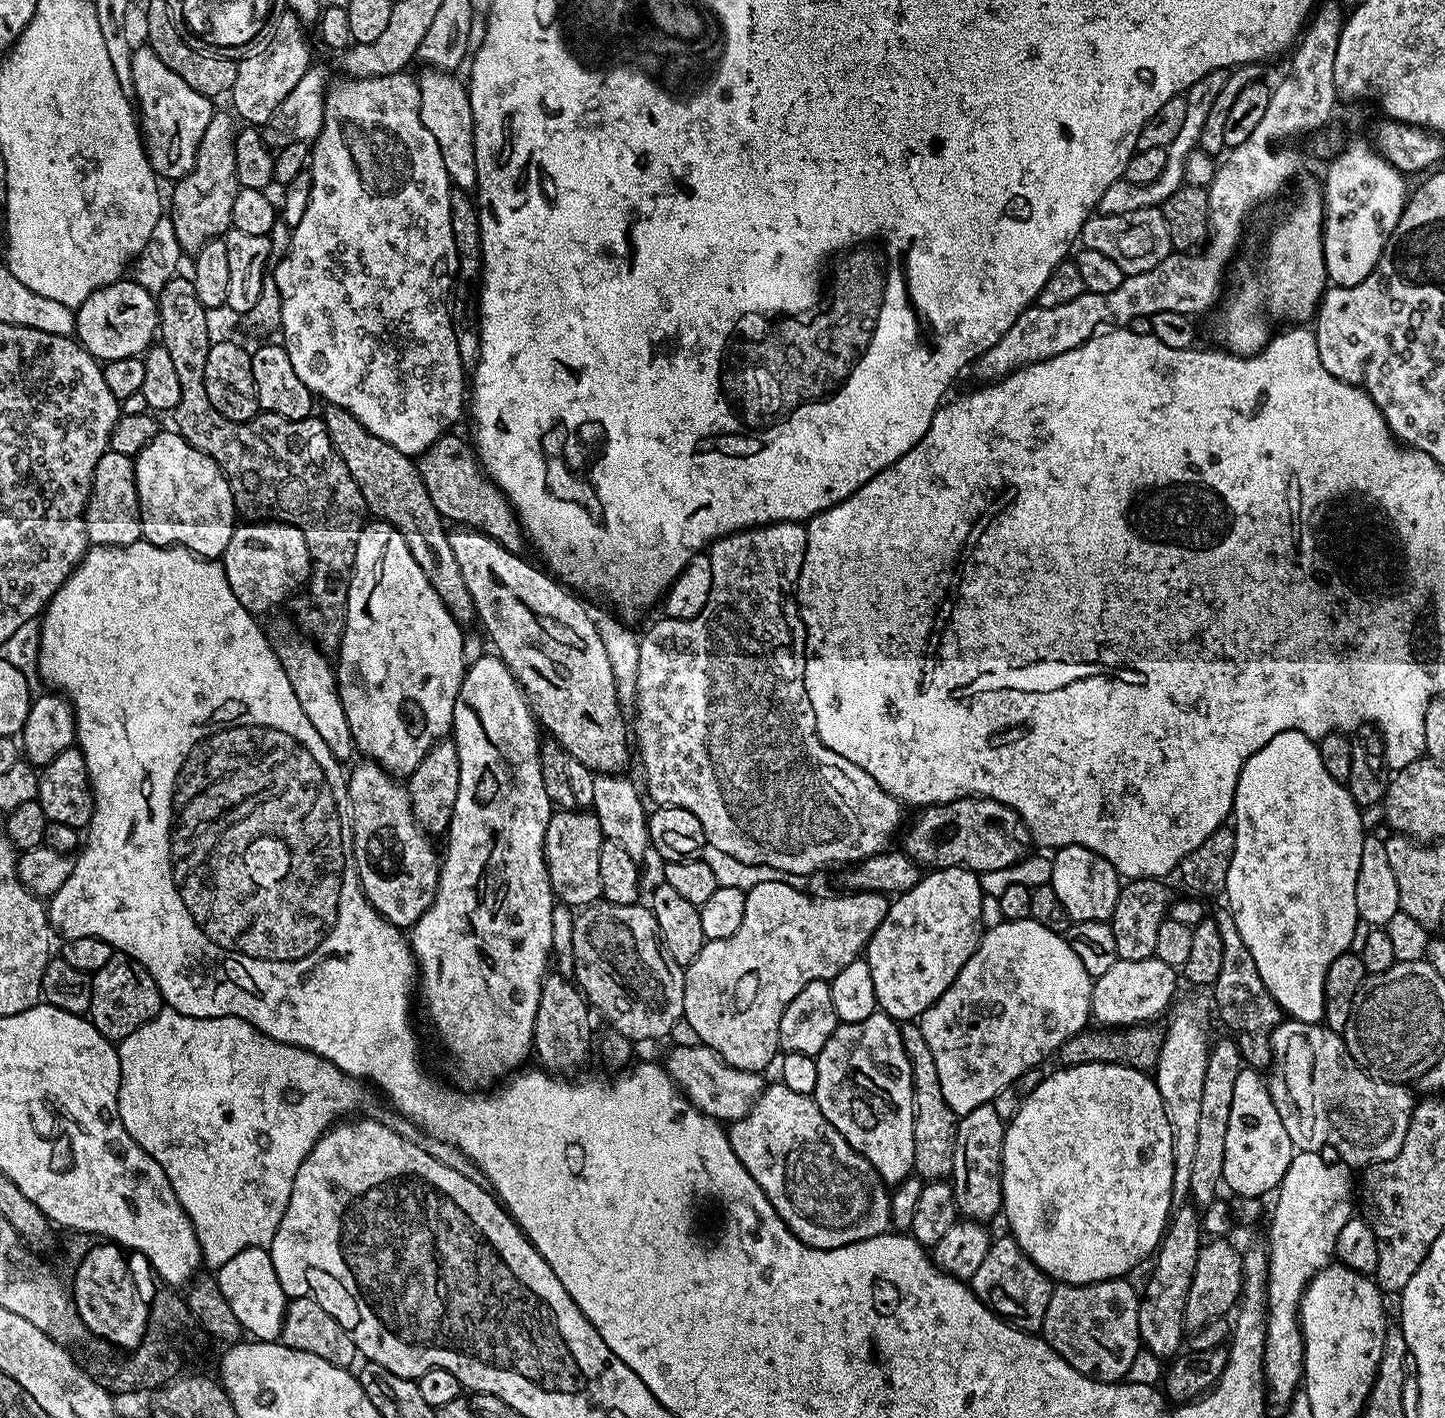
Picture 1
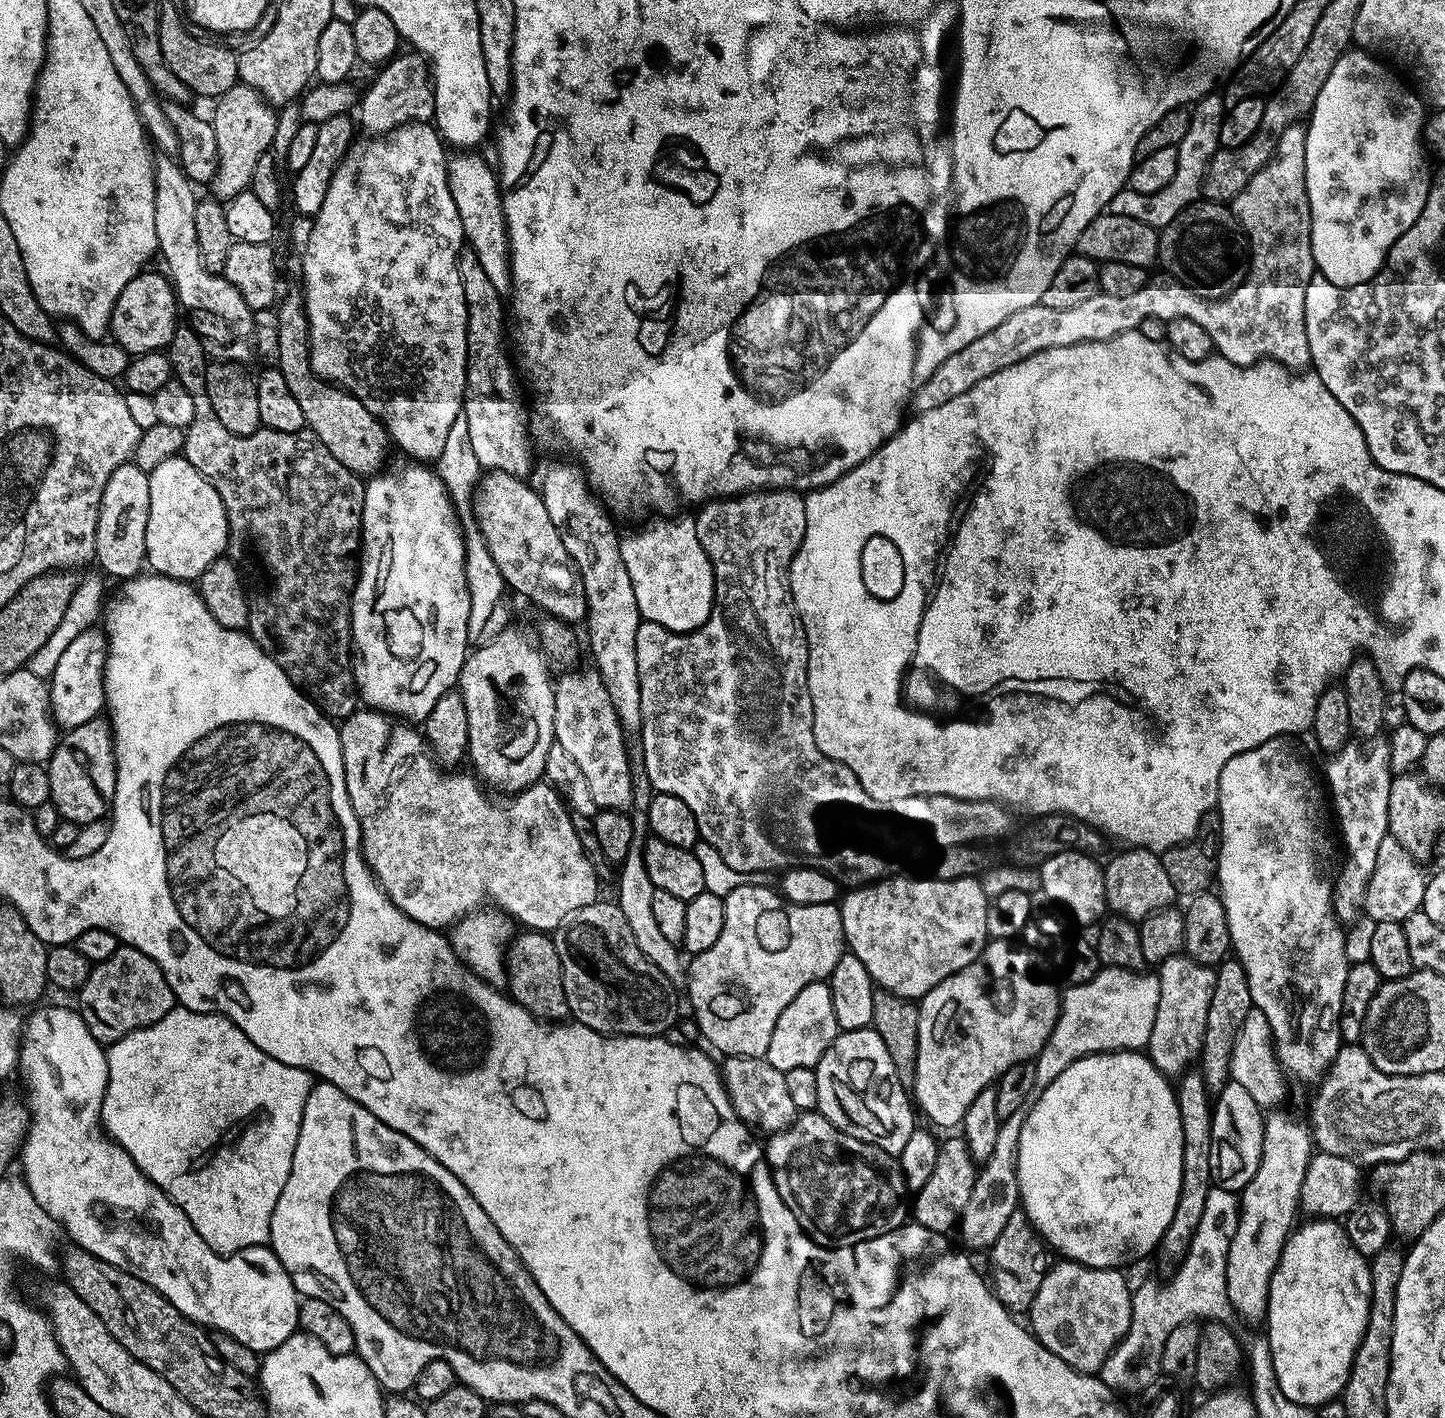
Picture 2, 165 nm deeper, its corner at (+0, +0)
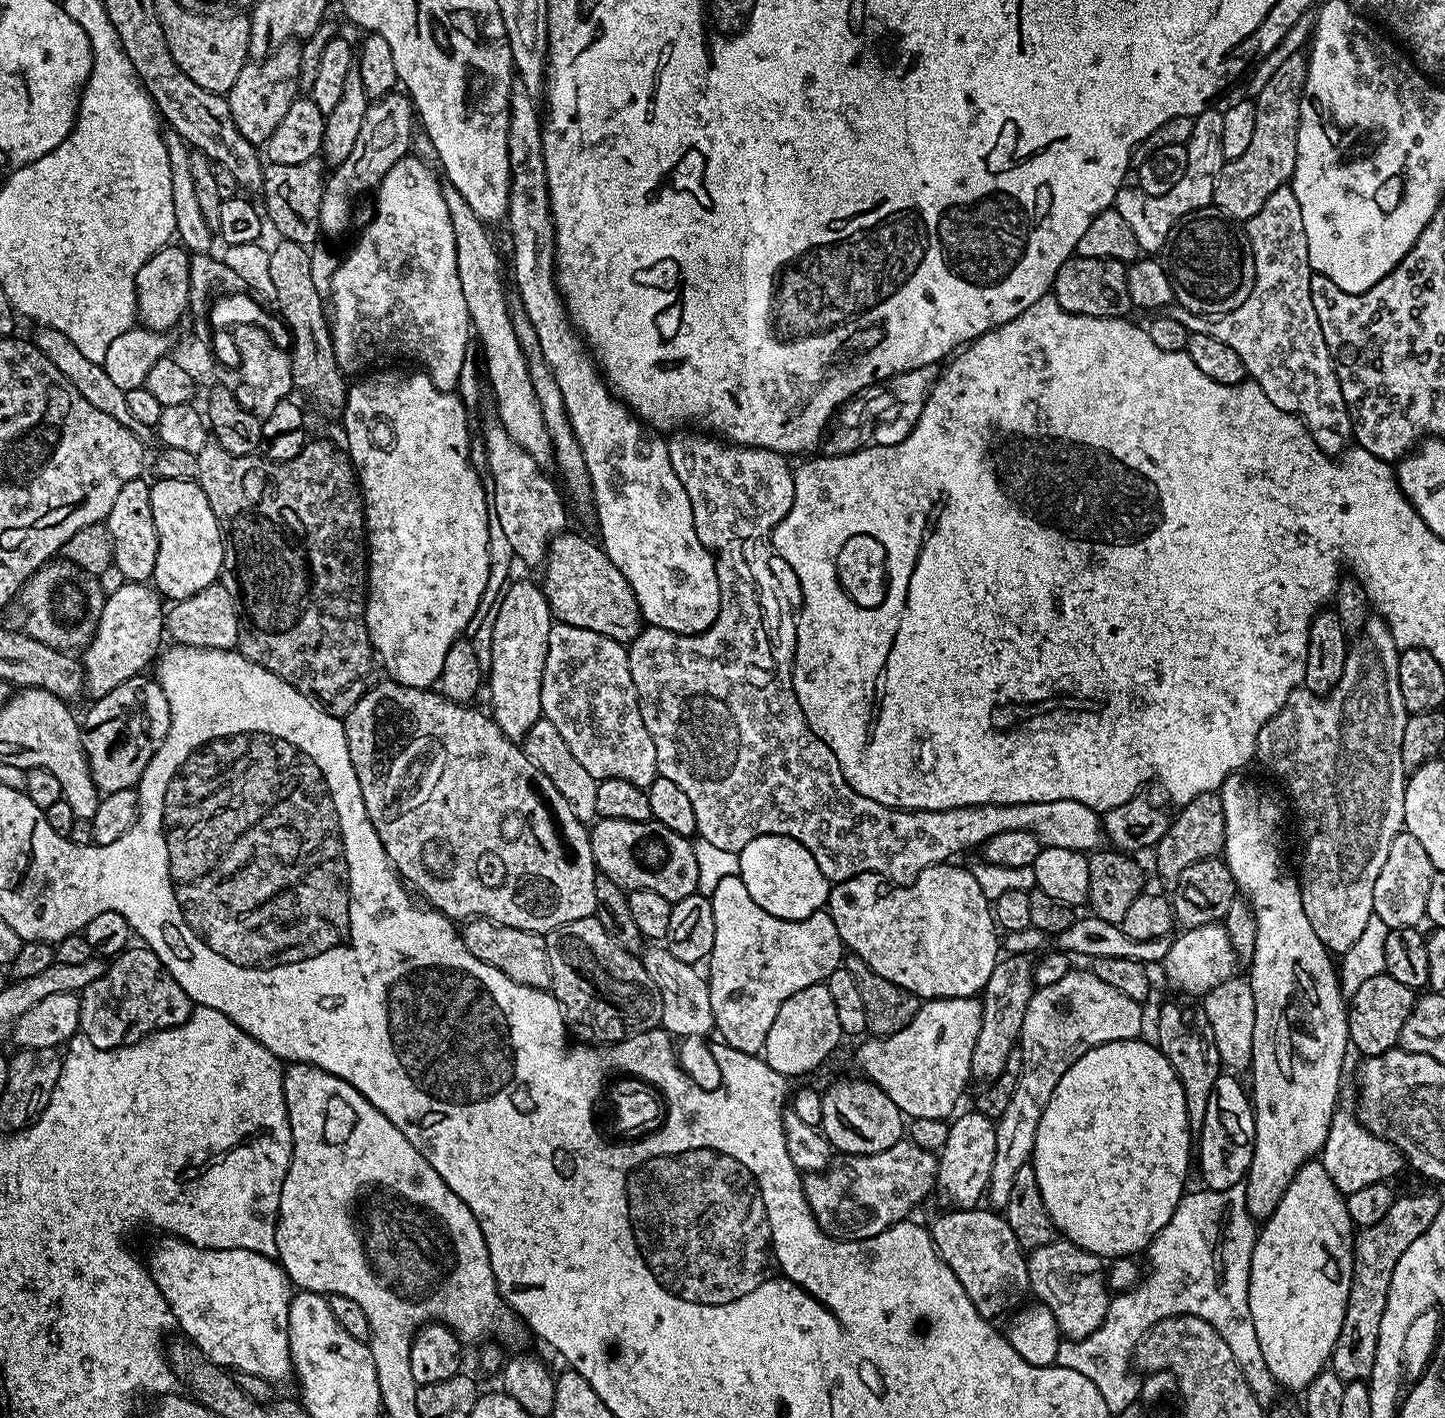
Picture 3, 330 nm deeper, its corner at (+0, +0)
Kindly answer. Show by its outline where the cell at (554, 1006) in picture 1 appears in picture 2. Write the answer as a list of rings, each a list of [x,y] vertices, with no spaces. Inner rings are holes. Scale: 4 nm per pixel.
[[[524,930],[513,935],[506,949],[506,992],[538,1020],[564,1022],[569,1019],[568,999],[562,982],[562,962],[558,962],[555,939],[549,933]]]

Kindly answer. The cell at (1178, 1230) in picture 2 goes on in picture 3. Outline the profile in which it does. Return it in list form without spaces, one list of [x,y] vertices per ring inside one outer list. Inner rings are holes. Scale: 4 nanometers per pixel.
[[[1164,1004],[1156,1020],[1154,1040],[1182,1082],[1182,1090],[1186,1094],[1188,1127],[1198,1134],[1206,1122],[1206,1106],[1210,1106],[1214,1082],[1222,1075],[1218,1046],[1214,1046],[1214,1030],[1199,1007],[1183,1008],[1180,1004]]]

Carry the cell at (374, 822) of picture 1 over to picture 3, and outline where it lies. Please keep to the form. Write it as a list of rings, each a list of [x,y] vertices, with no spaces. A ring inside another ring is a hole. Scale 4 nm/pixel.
[[[388,678],[388,679],[385,679],[385,681],[386,681],[386,682],[385,682],[385,684],[380,684],[380,682],[376,682],[376,683],[373,683],[373,685],[372,685],[372,687],[371,687],[371,688],[369,688],[369,689],[368,689],[368,692],[367,692],[367,693],[366,693],[366,694],[365,694],[365,695],[364,695],[364,696],[363,696],[363,698],[361,698],[361,699],[360,699],[360,700],[359,700],[359,702],[357,702],[357,704],[356,704],[356,705],[355,705],[355,706],[353,706],[353,707],[352,707],[352,708],[351,708],[351,709],[350,709],[350,710],[349,710],[349,711],[348,711],[348,715],[347,715],[347,717],[346,717],[346,719],[345,719],[345,720],[344,720],[344,733],[345,733],[345,734],[346,734],[346,742],[347,742],[347,743],[348,743],[348,749],[349,749],[349,750],[350,750],[350,762],[351,762],[351,763],[352,763],[352,765],[353,765],[353,766],[354,766],[354,774],[355,774],[355,775],[356,775],[356,777],[357,777],[357,778],[358,778],[358,786],[359,786],[359,787],[360,787],[360,789],[361,789],[361,790],[362,790],[362,802],[363,802],[363,803],[364,803],[364,805],[365,805],[365,806],[366,806],[366,814],[367,814],[367,815],[368,815],[368,817],[369,817],[369,818],[370,818],[370,822],[371,822],[371,823],[372,823],[372,825],[373,825],[373,826],[374,826],[374,830],[375,830],[375,831],[376,831],[376,833],[377,833],[377,834],[378,834],[378,838],[379,838],[379,839],[380,839],[380,841],[381,841],[381,842],[382,842],[382,846],[383,846],[383,847],[384,847],[384,849],[385,849],[385,850],[386,850],[386,854],[387,854],[387,855],[388,855],[388,860],[389,860],[389,862],[391,862],[391,864],[392,864],[392,867],[393,867],[393,868],[395,868],[395,869],[396,869],[396,871],[397,871],[397,873],[398,873],[398,875],[399,875],[399,877],[400,877],[400,879],[401,879],[401,880],[403,880],[403,881],[405,881],[405,882],[407,882],[407,883],[408,883],[408,884],[409,884],[409,885],[411,885],[411,887],[412,887],[412,888],[413,888],[413,889],[415,889],[415,888],[414,888],[414,887],[416,887],[416,888],[417,888],[417,890],[418,890],[418,891],[420,891],[420,892],[421,892],[421,894],[422,894],[422,895],[424,895],[424,896],[425,896],[425,898],[426,898],[426,899],[428,899],[428,900],[425,900],[425,901],[427,901],[427,903],[428,903],[428,904],[429,904],[429,905],[431,905],[431,907],[433,907],[433,908],[435,908],[435,909],[436,909],[436,911],[438,911],[438,912],[440,912],[440,913],[442,913],[442,915],[443,915],[443,916],[447,916],[447,917],[448,917],[448,919],[449,919],[449,920],[451,920],[451,921],[453,921],[453,922],[467,922],[467,921],[469,921],[469,920],[471,920],[471,919],[473,919],[473,918],[479,918],[479,919],[482,919],[482,920],[491,920],[491,921],[492,921],[492,923],[493,923],[493,924],[501,924],[501,925],[502,925],[502,926],[514,926],[514,927],[515,927],[515,928],[517,928],[517,929],[518,929],[518,930],[526,930],[526,931],[527,931],[527,932],[539,932],[539,933],[541,933],[541,934],[547,934],[547,933],[549,933],[549,932],[551,932],[551,931],[552,931],[552,929],[553,929],[553,928],[557,928],[557,927],[558,927],[558,925],[560,925],[560,924],[565,924],[565,923],[566,923],[566,922],[574,922],[574,921],[575,921],[575,920],[577,920],[577,919],[578,919],[578,918],[586,918],[586,917],[587,917],[587,916],[595,916],[595,915],[596,915],[596,899],[595,899],[595,898],[594,898],[594,882],[595,882],[595,881],[596,881],[596,877],[597,877],[597,875],[598,875],[598,869],[597,869],[597,866],[596,866],[596,863],[595,863],[595,862],[594,862],[594,858],[593,858],[593,857],[592,857],[592,838],[591,838],[591,835],[590,835],[590,832],[589,832],[589,829],[588,829],[588,828],[587,828],[587,827],[586,827],[586,826],[585,826],[585,825],[584,825],[584,824],[583,824],[583,822],[581,822],[581,820],[579,820],[579,819],[578,819],[578,818],[574,818],[574,810],[570,810],[570,802],[566,802],[566,798],[562,798],[562,794],[558,794],[558,790],[557,790],[557,789],[556,789],[556,788],[555,788],[555,787],[554,787],[554,782],[550,782],[550,778],[546,778],[546,774],[542,774],[542,770],[538,770],[538,766],[534,766],[534,762],[530,762],[530,758],[526,758],[526,754],[525,754],[525,753],[524,753],[524,750],[523,750],[523,747],[521,747],[521,745],[520,745],[520,744],[519,744],[519,743],[517,743],[517,741],[514,741],[514,740],[511,740],[511,738],[509,738],[509,737],[508,737],[508,736],[507,736],[507,735],[506,735],[506,734],[505,734],[505,732],[503,732],[503,731],[502,731],[502,730],[501,730],[501,729],[500,729],[500,727],[498,727],[498,725],[497,725],[497,724],[496,724],[496,722],[495,722],[495,720],[493,720],[493,719],[492,719],[492,717],[491,717],[491,715],[489,715],[489,713],[488,713],[488,712],[487,712],[487,711],[484,711],[484,712],[479,712],[479,710],[478,710],[478,709],[476,709],[476,708],[472,708],[472,707],[476,707],[476,706],[469,706],[469,705],[468,705],[468,704],[467,704],[467,703],[464,703],[464,702],[457,702],[457,701],[455,701],[455,700],[447,700],[447,699],[446,699],[446,698],[445,698],[445,697],[444,697],[444,695],[443,695],[443,694],[442,694],[442,693],[441,693],[441,692],[439,692],[439,691],[438,691],[438,690],[433,690],[433,689],[432,689],[432,688],[411,688],[411,687],[410,687],[410,686],[402,686],[402,685],[401,685],[401,684],[397,684],[397,683],[396,683],[396,681],[395,681],[395,680],[393,680],[393,679],[391,679],[391,678]]]

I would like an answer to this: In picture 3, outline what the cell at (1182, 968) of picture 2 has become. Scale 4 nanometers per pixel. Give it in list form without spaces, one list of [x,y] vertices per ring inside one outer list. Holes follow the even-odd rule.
[[[1223,923],[1184,928],[1181,933],[1180,937],[1177,935],[1173,939],[1170,950],[1162,962],[1165,978],[1178,991],[1202,998],[1207,992],[1214,990],[1214,986],[1233,979],[1235,972],[1232,971],[1238,968],[1238,961]]]

